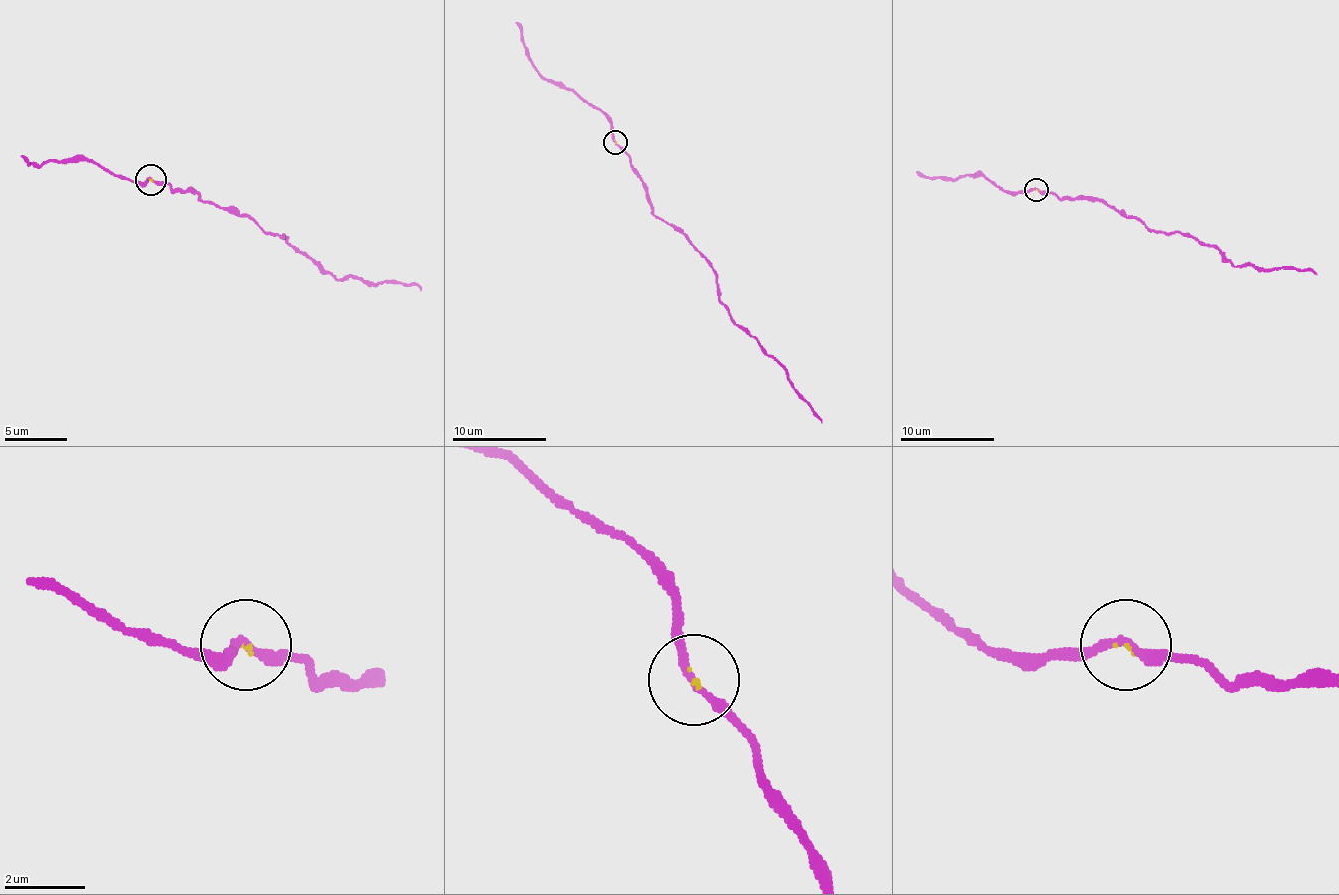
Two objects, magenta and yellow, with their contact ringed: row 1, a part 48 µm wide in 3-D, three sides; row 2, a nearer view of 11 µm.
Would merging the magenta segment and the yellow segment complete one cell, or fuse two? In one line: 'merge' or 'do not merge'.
merge

